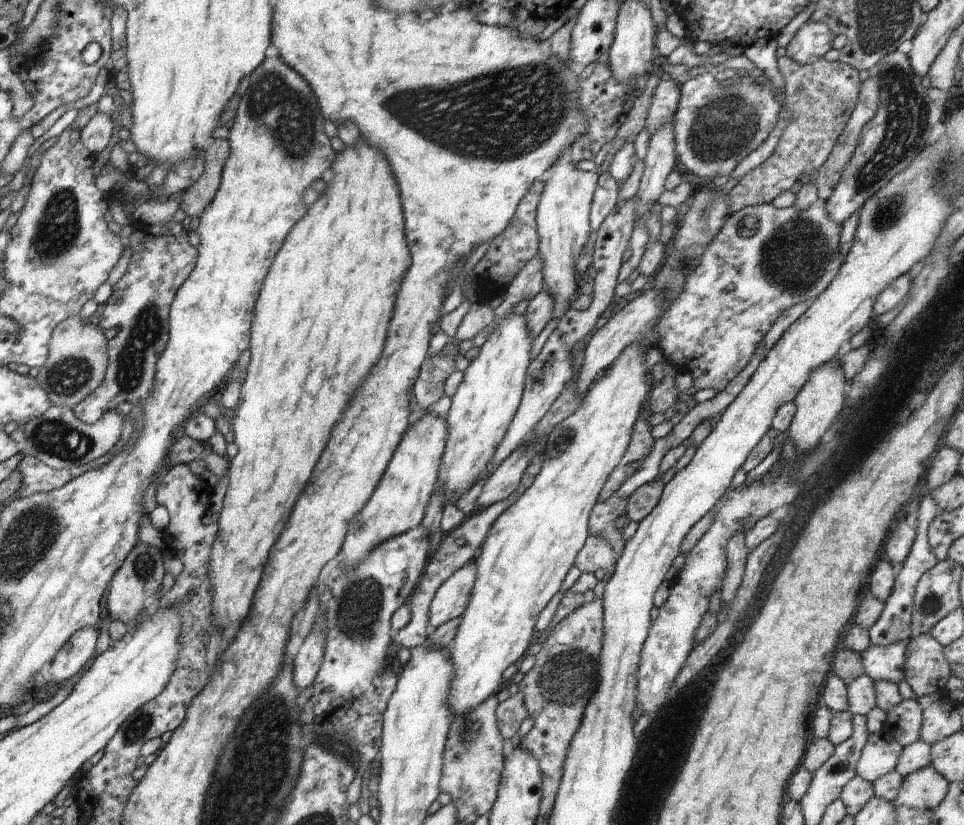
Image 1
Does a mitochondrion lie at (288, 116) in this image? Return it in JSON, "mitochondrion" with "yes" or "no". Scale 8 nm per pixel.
{"mitochondrion":"yes"}

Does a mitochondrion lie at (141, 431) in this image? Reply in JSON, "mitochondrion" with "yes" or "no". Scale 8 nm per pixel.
{"mitochondrion":"no"}

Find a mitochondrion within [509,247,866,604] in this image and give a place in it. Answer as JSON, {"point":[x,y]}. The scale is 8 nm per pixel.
{"point":[669,288]}

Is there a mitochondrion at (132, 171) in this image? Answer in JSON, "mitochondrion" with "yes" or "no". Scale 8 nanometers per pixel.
{"mitochondrion":"no"}

